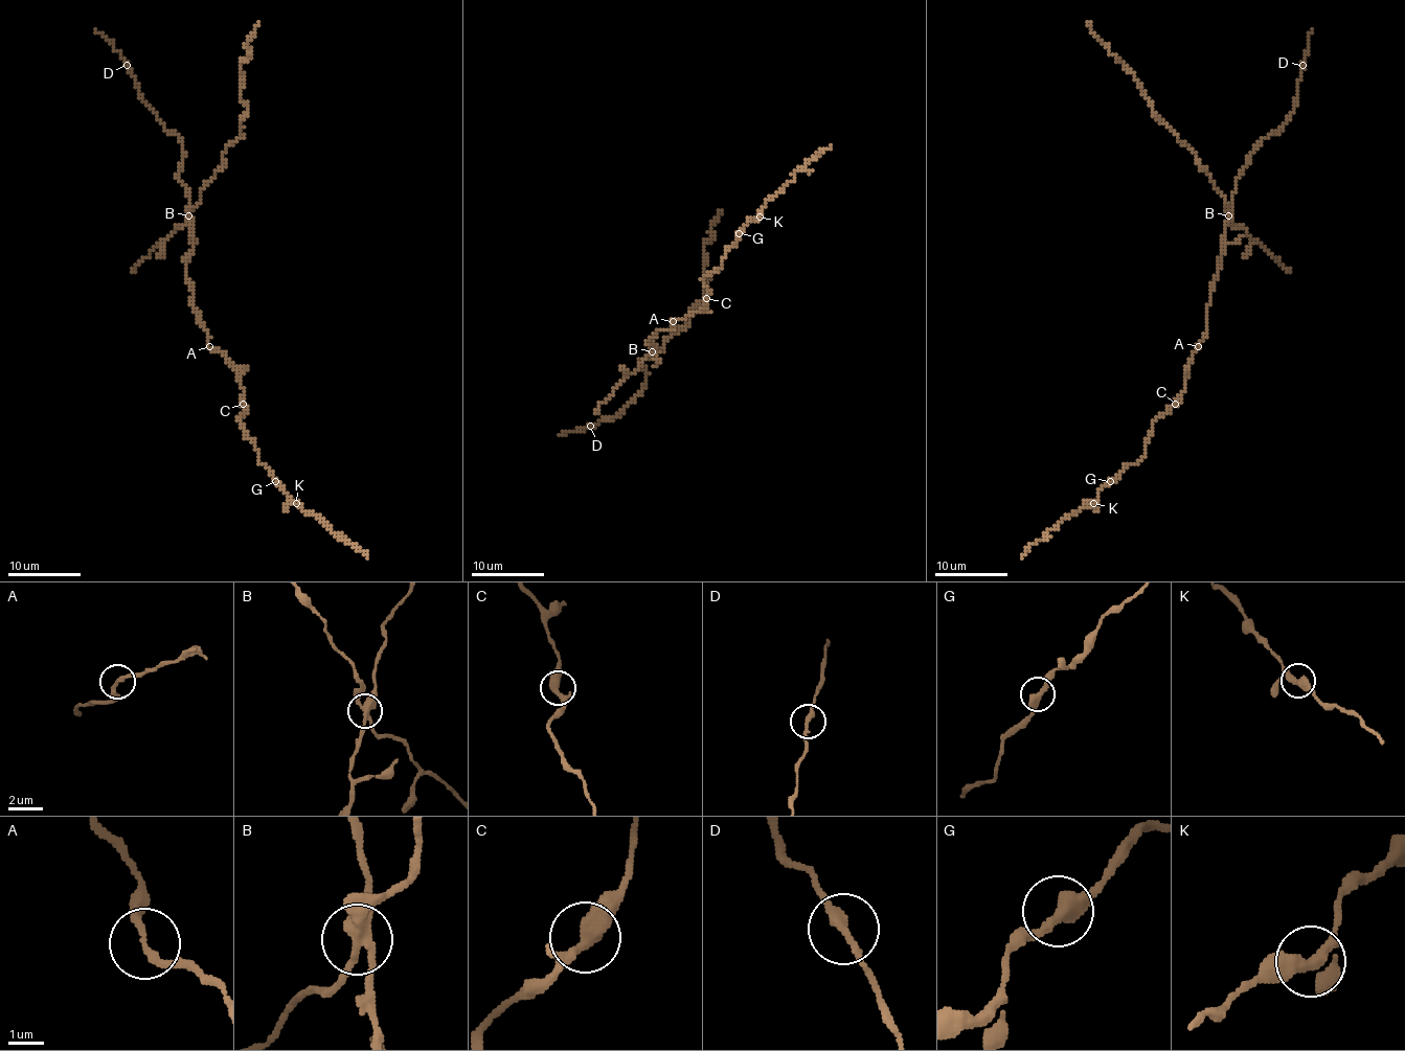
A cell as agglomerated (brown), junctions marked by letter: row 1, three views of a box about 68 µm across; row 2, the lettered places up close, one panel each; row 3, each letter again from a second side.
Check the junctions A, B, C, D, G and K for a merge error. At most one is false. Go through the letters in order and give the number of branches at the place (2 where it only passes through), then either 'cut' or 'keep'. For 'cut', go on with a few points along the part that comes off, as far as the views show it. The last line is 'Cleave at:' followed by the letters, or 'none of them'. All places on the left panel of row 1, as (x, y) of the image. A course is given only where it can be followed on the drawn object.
A: 2 branches meet; keep
B: 4 branches meet; cut; foreign part runs (188, 214), (223, 164), (227, 146), (242, 133), (247, 112), (242, 63), (259, 21)
C: 2 branches meet; keep
D: 2 branches meet; keep
G: 2 branches meet; keep
K: 3 branches meet; keep
Cleave at: B

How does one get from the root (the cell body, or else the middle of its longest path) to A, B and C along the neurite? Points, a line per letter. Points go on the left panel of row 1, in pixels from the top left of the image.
A: (200, 318), (200, 323), (207, 330), (208, 345)
B: (200, 318), (200, 313), (193, 305), (193, 286), (185, 278), (187, 256), (193, 249), (188, 214)
C: (200, 318), (200, 323), (207, 330), (208, 345), (218, 349), (235, 370), (243, 391), (243, 404)

